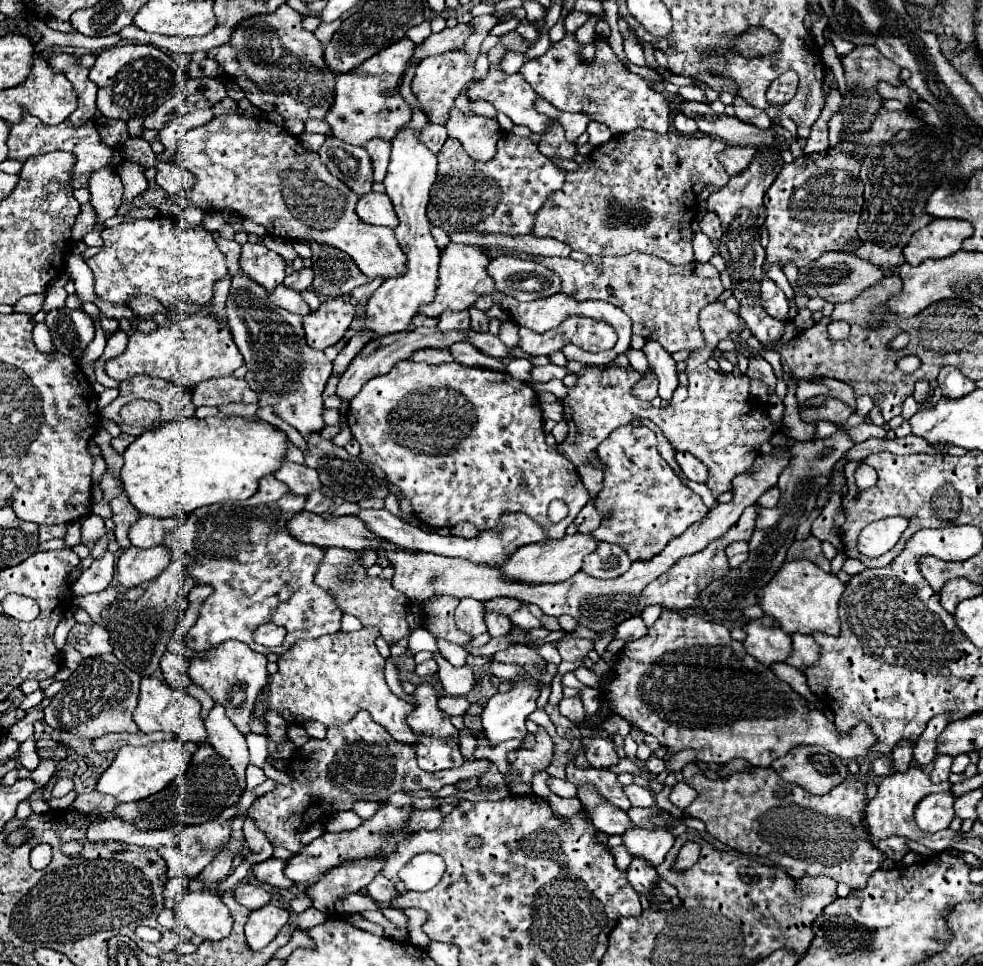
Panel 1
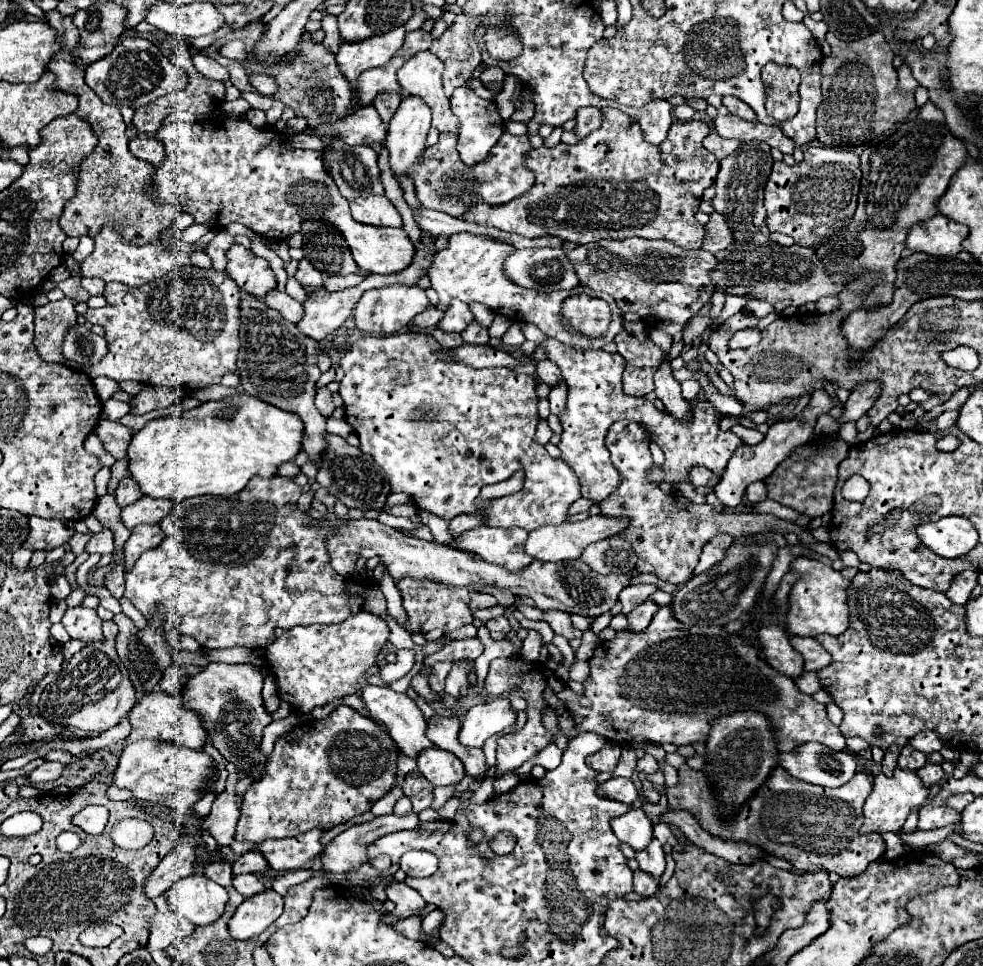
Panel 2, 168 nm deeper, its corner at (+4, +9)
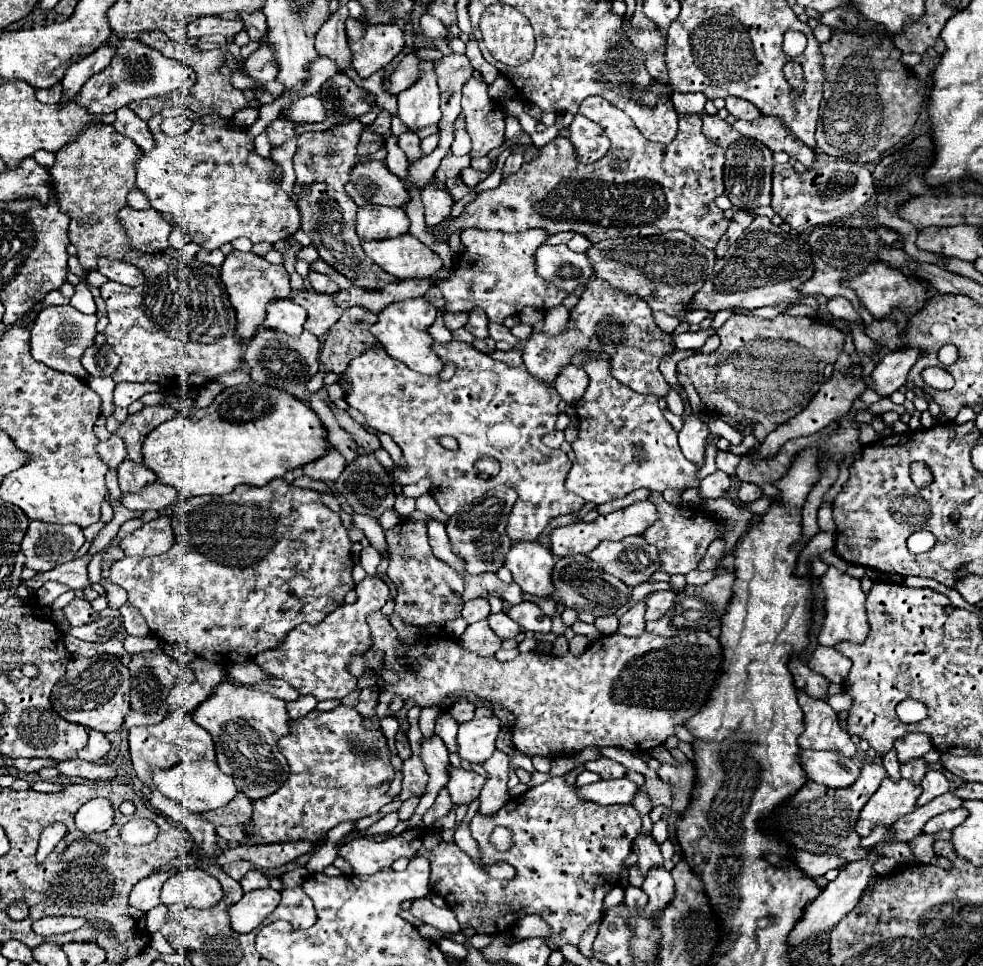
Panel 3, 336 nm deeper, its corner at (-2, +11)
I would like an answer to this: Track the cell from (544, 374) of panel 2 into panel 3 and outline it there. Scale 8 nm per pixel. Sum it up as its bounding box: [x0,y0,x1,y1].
[554,365,588,403]

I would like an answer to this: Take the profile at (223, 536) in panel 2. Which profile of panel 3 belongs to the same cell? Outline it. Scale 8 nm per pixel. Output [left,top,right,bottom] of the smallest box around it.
[110,479,354,667]

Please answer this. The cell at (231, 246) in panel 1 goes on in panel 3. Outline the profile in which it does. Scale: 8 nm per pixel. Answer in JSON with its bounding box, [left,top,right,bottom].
[196,249,224,267]

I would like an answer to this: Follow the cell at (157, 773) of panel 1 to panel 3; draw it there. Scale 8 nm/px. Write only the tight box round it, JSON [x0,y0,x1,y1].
[154,761,238,813]

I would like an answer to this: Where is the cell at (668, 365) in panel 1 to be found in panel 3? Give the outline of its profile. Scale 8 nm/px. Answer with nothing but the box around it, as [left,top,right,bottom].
[680,415,708,465]

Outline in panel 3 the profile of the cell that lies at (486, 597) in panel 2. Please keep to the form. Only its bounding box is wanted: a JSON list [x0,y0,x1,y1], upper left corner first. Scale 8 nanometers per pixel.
[462,597,490,623]

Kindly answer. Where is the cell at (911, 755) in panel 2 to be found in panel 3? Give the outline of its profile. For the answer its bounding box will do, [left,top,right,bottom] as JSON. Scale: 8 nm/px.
[902,757,928,783]

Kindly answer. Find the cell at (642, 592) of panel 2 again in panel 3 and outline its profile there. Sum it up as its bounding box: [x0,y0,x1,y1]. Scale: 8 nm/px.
[618,601,646,637]

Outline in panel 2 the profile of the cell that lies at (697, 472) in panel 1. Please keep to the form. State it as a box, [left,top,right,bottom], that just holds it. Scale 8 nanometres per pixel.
[688,465,720,487]

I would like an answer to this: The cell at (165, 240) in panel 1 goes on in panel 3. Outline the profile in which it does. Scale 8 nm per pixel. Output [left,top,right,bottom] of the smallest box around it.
[98,257,144,285]

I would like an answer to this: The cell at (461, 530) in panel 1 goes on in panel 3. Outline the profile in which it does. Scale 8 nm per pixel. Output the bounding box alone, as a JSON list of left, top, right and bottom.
[446,487,516,575]

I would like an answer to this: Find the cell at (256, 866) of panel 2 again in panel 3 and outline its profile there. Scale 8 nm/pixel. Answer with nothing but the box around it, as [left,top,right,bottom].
[224,861,252,881]

